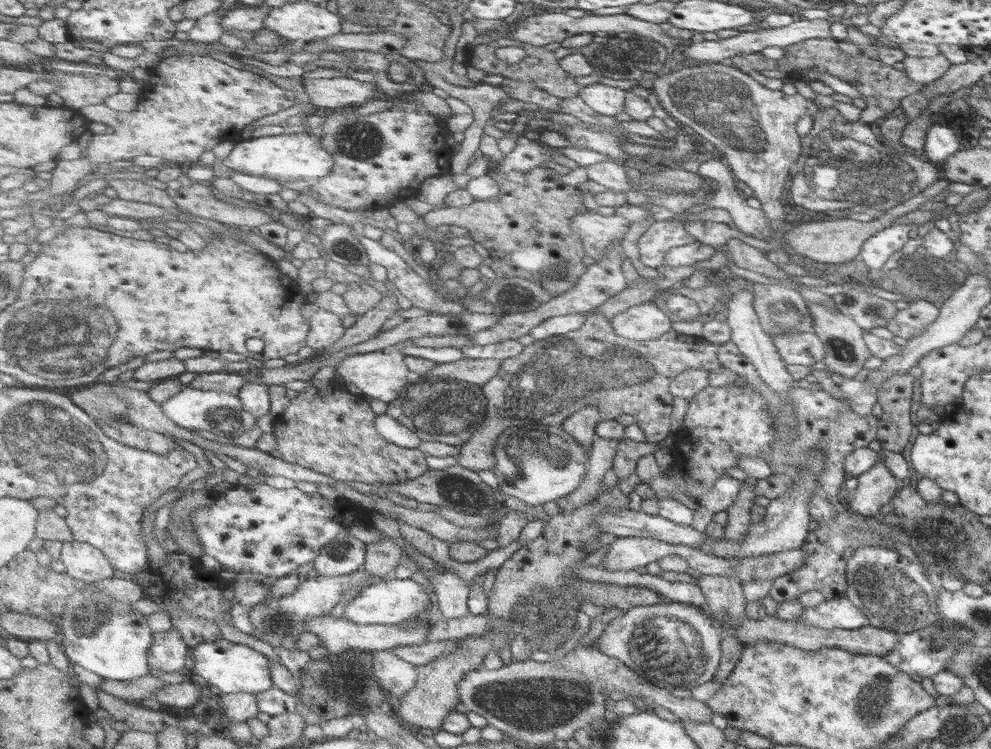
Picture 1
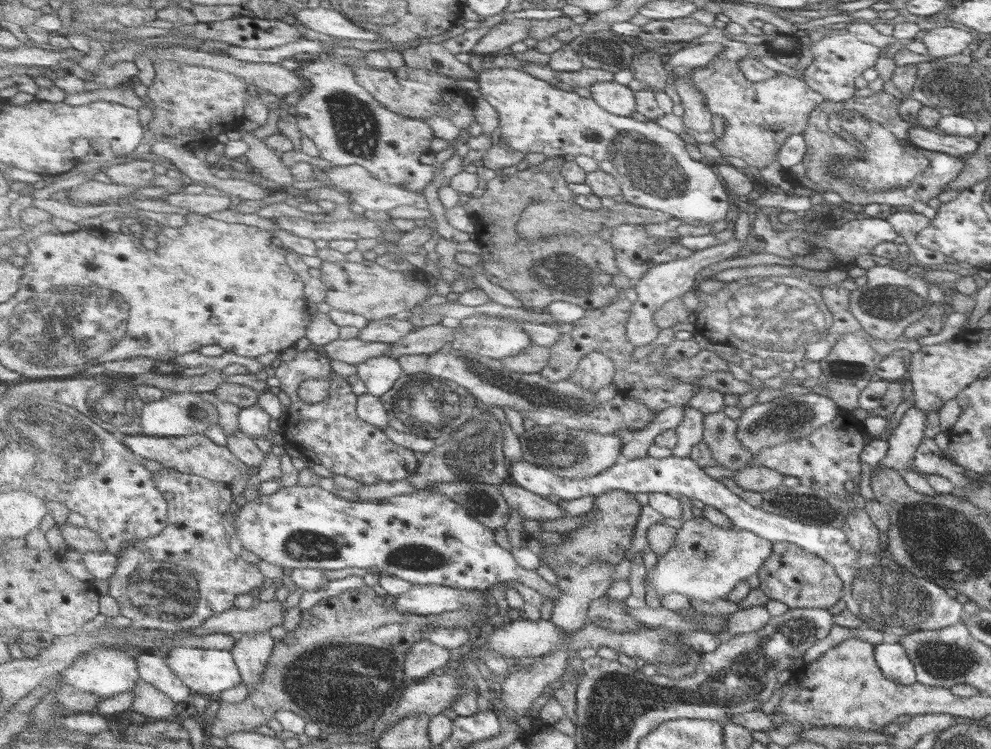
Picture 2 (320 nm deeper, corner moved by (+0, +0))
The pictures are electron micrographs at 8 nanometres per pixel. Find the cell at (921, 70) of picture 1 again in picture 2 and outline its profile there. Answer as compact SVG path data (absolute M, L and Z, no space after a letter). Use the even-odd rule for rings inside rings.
M932 26L921 40L930 55L940 58L964 51L974 40L975 34L968 28L953 26Z

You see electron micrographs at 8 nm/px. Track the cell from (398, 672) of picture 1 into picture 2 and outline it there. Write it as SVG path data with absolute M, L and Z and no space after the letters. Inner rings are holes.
M424 640L414 645L409 653L406 674L417 681L426 680L438 668L452 661L452 652L435 642Z

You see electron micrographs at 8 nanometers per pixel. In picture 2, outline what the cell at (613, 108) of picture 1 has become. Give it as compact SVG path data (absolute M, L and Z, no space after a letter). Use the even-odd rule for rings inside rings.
M604 81L591 88L592 96L611 113L634 117L639 116L637 92L618 81Z

